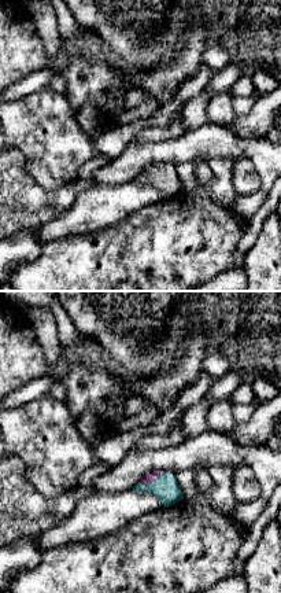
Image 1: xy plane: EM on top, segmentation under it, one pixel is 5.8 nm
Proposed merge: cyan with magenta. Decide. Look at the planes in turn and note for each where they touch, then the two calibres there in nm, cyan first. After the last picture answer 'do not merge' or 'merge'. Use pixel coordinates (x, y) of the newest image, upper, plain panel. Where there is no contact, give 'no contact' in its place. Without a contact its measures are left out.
meets cyan at (155, 173); 150 nm thick on the cyan side, 60 nm on the other

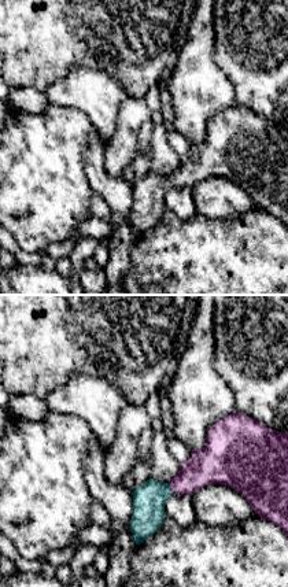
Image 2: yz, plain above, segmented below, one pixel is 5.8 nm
meets cyan at (170, 181); 190 nm thick on the cyan side, 220 nm on the other

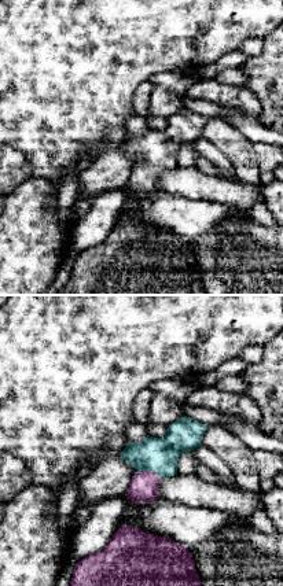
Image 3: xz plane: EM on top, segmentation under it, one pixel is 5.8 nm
meets cyan at (149, 162); 200 nm thick on the cyan side, 170 nm on the other

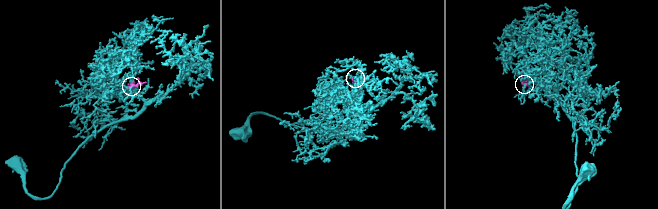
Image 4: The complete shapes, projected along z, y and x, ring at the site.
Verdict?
merge

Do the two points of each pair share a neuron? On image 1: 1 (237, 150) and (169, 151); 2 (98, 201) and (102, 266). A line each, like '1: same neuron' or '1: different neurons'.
1: same neuron
2: different neurons

